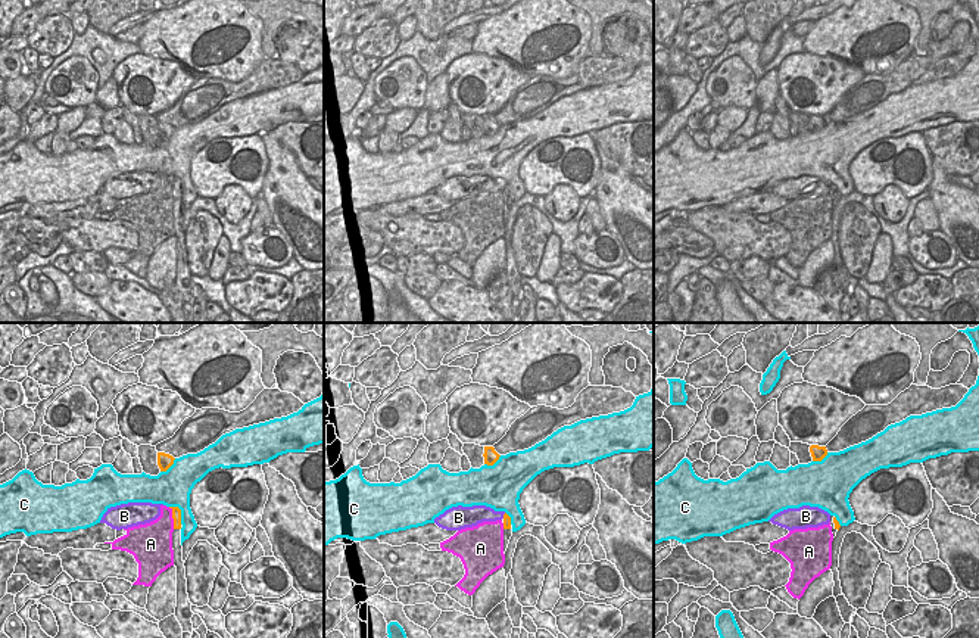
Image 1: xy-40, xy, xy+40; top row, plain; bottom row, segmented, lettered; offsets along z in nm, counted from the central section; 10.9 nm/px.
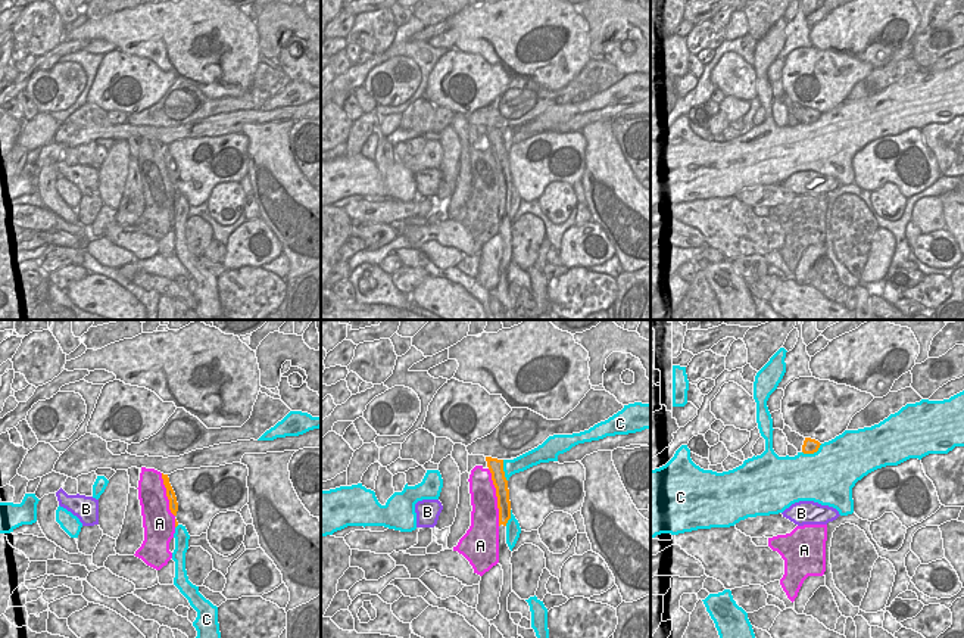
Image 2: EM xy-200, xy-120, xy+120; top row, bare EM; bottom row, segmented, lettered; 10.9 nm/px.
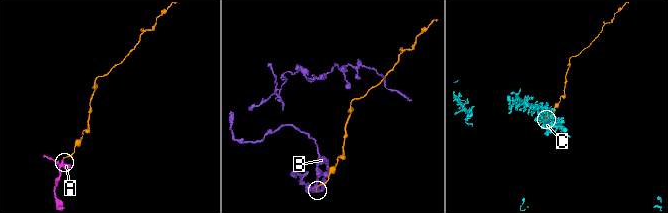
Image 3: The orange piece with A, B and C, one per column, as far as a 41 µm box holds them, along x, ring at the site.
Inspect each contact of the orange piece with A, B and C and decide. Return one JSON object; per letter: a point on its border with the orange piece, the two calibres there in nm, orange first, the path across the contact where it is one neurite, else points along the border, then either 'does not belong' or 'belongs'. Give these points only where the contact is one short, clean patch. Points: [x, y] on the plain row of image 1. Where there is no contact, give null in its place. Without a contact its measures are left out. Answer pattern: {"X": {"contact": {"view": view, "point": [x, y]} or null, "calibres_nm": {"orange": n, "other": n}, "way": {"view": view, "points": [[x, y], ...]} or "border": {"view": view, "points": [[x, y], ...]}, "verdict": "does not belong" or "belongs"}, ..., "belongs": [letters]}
{"A": {"contact": {"view": "xy-40", "point": [172, 187]}, "calibres_nm": {"orange": 100, "other": 320}, "verdict": "does not belong"}, "B": {"contact": {"view": "xy", "point": [504, 186]}, "calibres_nm": {"orange": 100, "other": 190}, "border": {"view": "xy", "points": [[505, 183], [502, 187]]}, "verdict": "does not belong"}, "C": {"contact": {"view": "xy-40", "point": [180, 181]}, "calibres_nm": {"orange": 100, "other": 360}, "verdict": "does not belong"}, "belongs": []}

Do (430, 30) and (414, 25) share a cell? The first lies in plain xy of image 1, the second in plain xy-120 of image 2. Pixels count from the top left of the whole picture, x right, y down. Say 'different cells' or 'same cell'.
different cells

